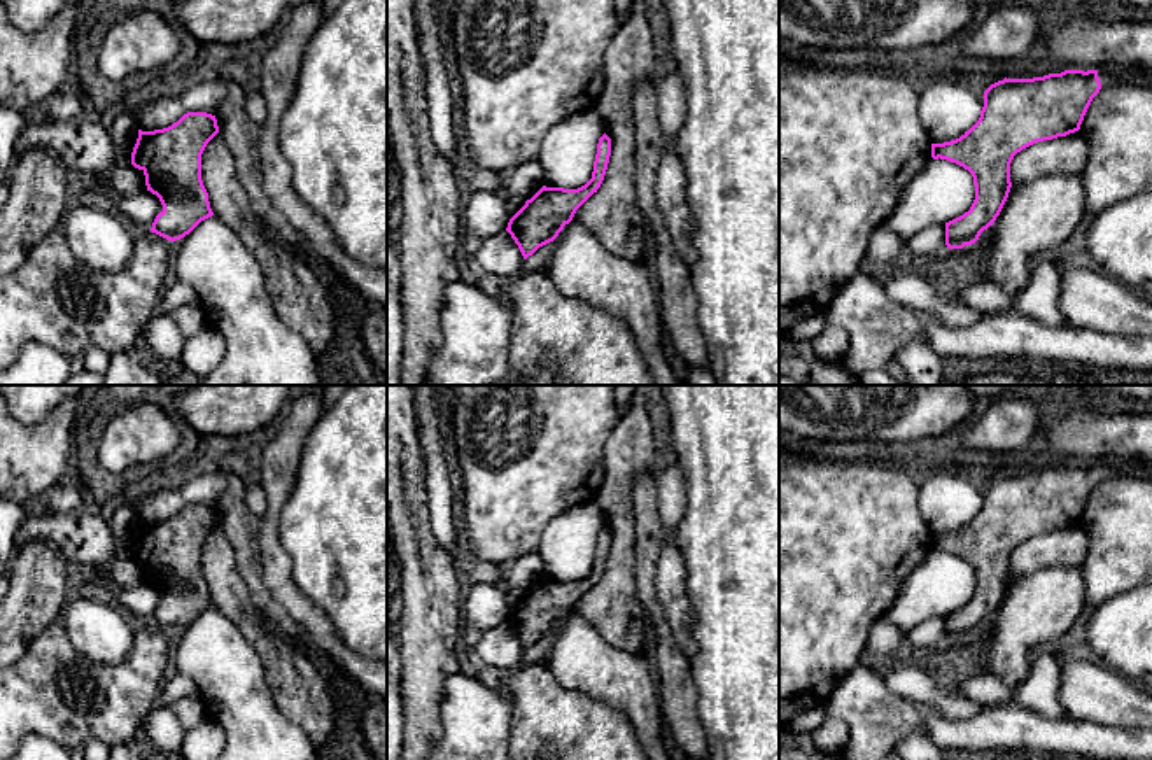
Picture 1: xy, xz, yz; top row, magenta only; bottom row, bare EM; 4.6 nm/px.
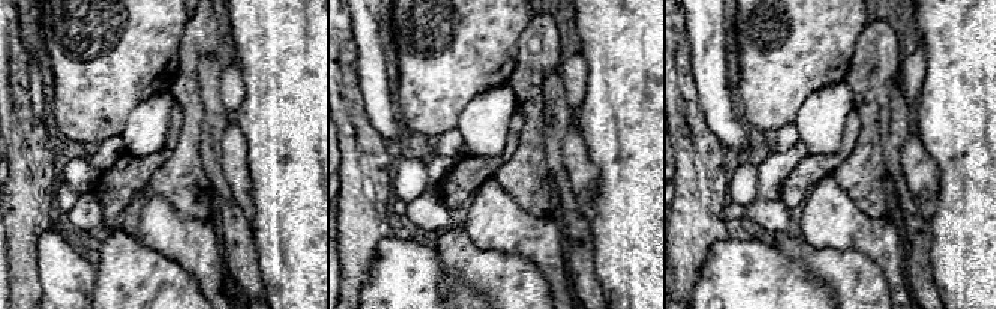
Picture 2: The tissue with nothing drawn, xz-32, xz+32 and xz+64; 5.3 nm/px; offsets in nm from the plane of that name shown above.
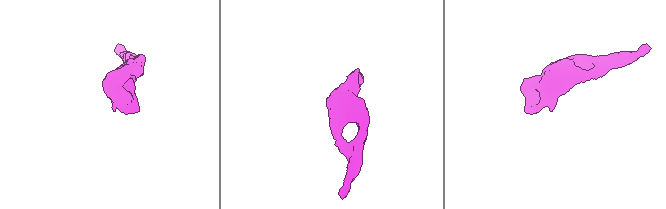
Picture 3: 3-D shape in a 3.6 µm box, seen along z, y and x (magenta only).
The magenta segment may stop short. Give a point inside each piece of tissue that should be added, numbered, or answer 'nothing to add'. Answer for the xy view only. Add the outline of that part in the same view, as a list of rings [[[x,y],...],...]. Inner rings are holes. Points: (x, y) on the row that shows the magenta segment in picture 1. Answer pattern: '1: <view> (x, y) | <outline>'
1: xy (53, 298) | [[[58,228],[30,249],[25,263],[0,277],[0,369],[28,341],[40,341],[74,362],[91,348],[126,352],[161,303],[170,240],[149,231],[135,238],[130,263],[114,273],[84,264]]]

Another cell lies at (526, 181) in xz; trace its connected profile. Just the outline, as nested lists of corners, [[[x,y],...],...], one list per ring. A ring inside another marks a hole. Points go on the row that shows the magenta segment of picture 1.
[[[529,161],[504,177],[501,196],[504,200],[529,200],[544,186],[543,168],[537,161]]]

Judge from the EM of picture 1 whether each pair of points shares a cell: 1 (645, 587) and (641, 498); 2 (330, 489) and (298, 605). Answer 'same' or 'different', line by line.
1: same
2: different

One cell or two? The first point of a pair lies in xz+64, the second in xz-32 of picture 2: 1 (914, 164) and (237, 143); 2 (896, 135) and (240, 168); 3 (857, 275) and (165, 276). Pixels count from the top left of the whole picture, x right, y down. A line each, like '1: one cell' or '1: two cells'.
1: one cell
2: two cells
3: one cell

